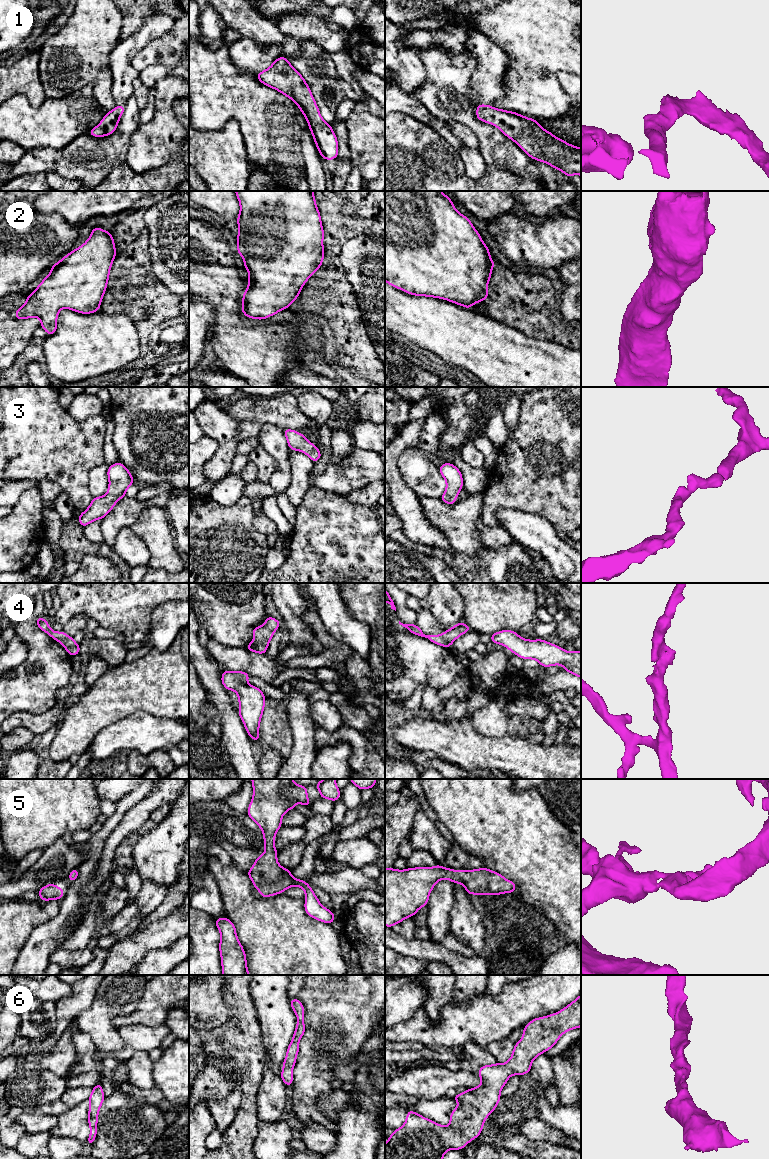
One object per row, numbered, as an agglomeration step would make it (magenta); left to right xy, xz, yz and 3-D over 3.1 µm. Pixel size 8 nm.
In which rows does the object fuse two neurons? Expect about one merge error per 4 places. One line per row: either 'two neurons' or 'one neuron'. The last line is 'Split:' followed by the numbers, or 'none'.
1: one neuron
2: one neuron
3: one neuron
4: one neuron
5: one neuron
6: one neuron
Split: none

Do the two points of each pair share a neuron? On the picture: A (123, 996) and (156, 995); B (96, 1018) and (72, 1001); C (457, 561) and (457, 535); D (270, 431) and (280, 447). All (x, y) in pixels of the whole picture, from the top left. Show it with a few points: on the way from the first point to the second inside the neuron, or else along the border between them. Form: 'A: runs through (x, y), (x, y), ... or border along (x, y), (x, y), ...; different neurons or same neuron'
A: border along (145, 985), (143, 995), (136, 1009), (129, 1015); different neurons
B: border along (96, 989), (93, 1003), (74, 1019); different neurons
C: border along (455, 550), (471, 556), (475, 556), (480, 551); different neurons
D: runs through (270, 435), (276, 443); same neuron

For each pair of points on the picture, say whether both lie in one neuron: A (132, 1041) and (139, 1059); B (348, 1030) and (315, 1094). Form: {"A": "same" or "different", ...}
{"A": "different", "B": "same"}

